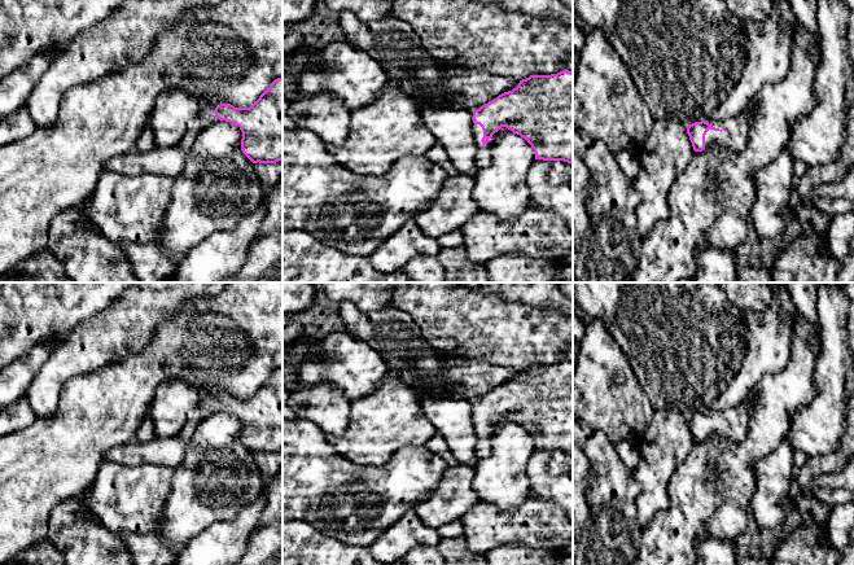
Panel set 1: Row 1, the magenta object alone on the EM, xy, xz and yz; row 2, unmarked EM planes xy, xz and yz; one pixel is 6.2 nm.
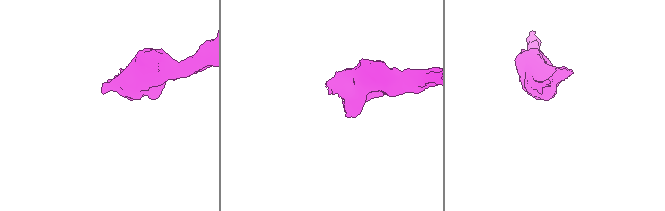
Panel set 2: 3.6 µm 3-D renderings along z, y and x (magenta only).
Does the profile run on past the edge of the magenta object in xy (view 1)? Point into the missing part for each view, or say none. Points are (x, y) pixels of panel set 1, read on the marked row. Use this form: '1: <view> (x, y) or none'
1: none

